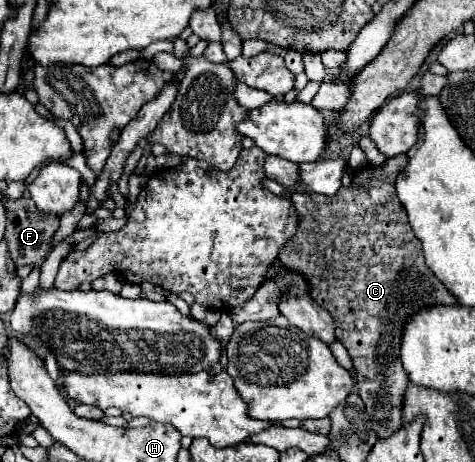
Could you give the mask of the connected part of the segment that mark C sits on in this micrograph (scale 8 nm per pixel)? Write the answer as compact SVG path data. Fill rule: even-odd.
M398 154L388 158L382 168L364 166L352 172L350 188L340 188L334 196L320 194L290 194L290 200L298 214L298 230L286 246L282 246L278 258L282 268L302 274L310 282L310 296L322 308L330 312L336 322L336 338L346 346L354 360L354 376L358 386L358 396L362 398L366 412L372 422L372 430L378 438L390 438L390 434L400 430L402 424L402 400L408 386L408 376L400 362L400 332L408 316L424 306L434 304L456 304L454 294L442 286L434 272L426 266L420 240L414 236L406 210L396 196L396 176L406 166L406 156Z

